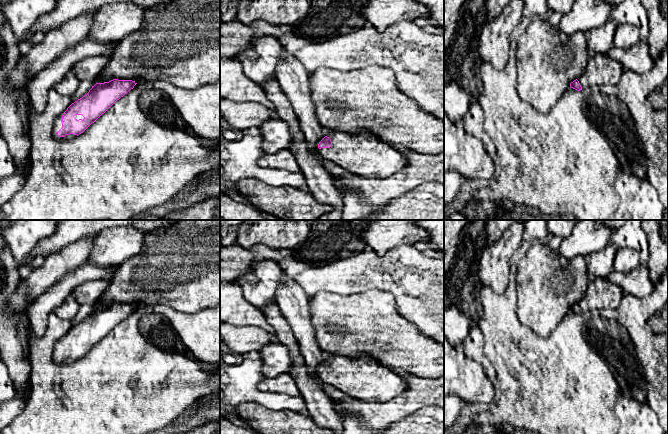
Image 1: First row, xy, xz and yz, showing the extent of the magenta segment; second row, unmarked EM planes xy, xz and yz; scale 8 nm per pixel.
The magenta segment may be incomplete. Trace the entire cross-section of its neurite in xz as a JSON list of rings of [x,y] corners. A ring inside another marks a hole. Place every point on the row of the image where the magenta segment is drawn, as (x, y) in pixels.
[[[327,129],[318,148],[328,163],[364,177],[387,178],[407,165],[404,156],[395,147],[365,131],[350,134]]]

